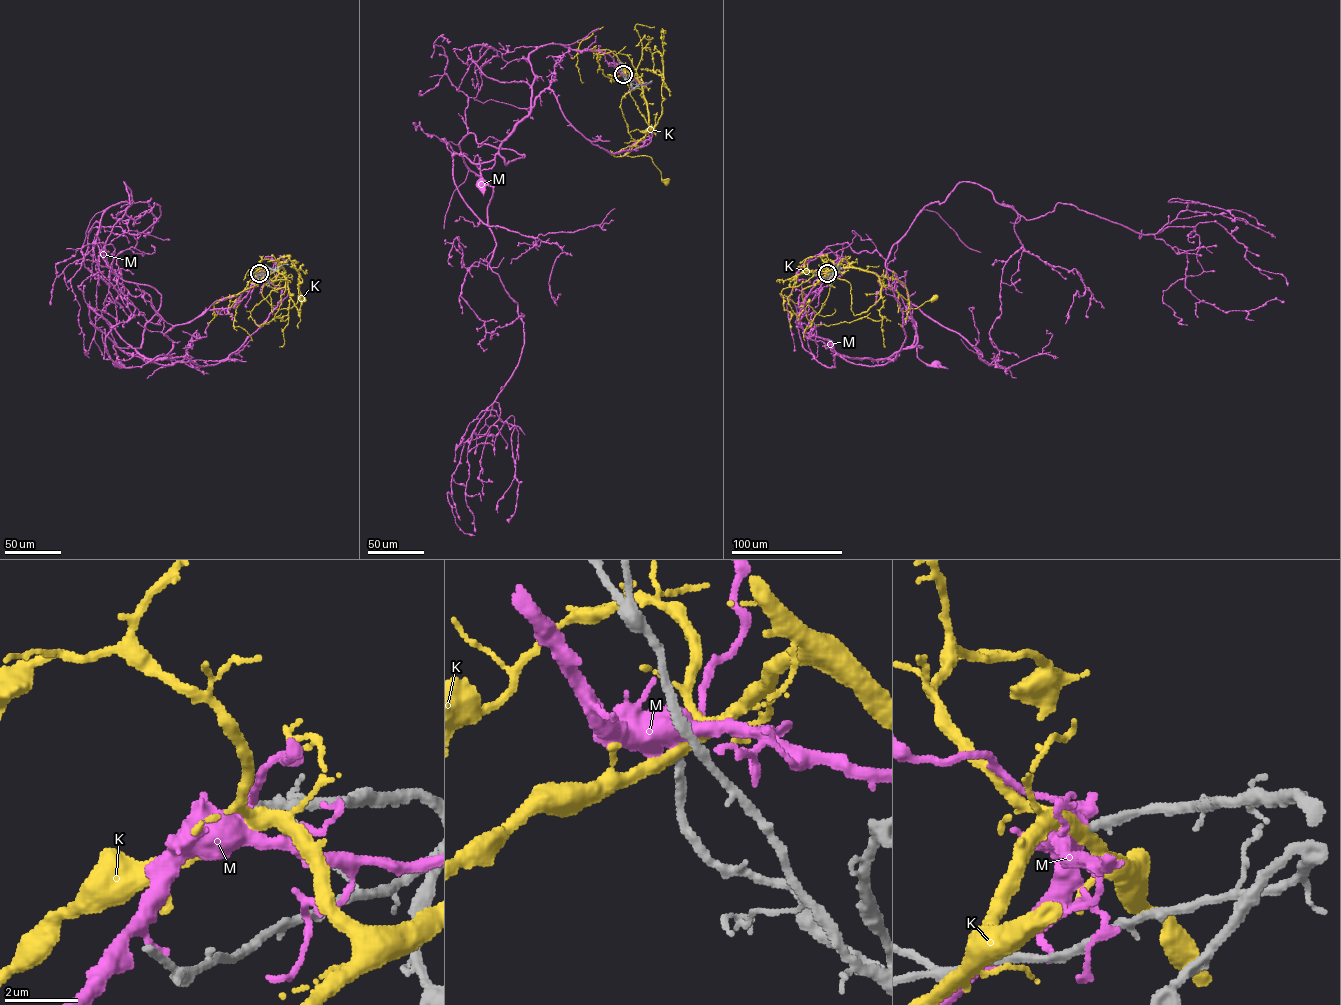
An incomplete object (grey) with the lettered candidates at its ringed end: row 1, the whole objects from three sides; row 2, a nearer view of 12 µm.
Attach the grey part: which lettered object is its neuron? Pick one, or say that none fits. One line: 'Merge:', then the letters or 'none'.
Merge: M

